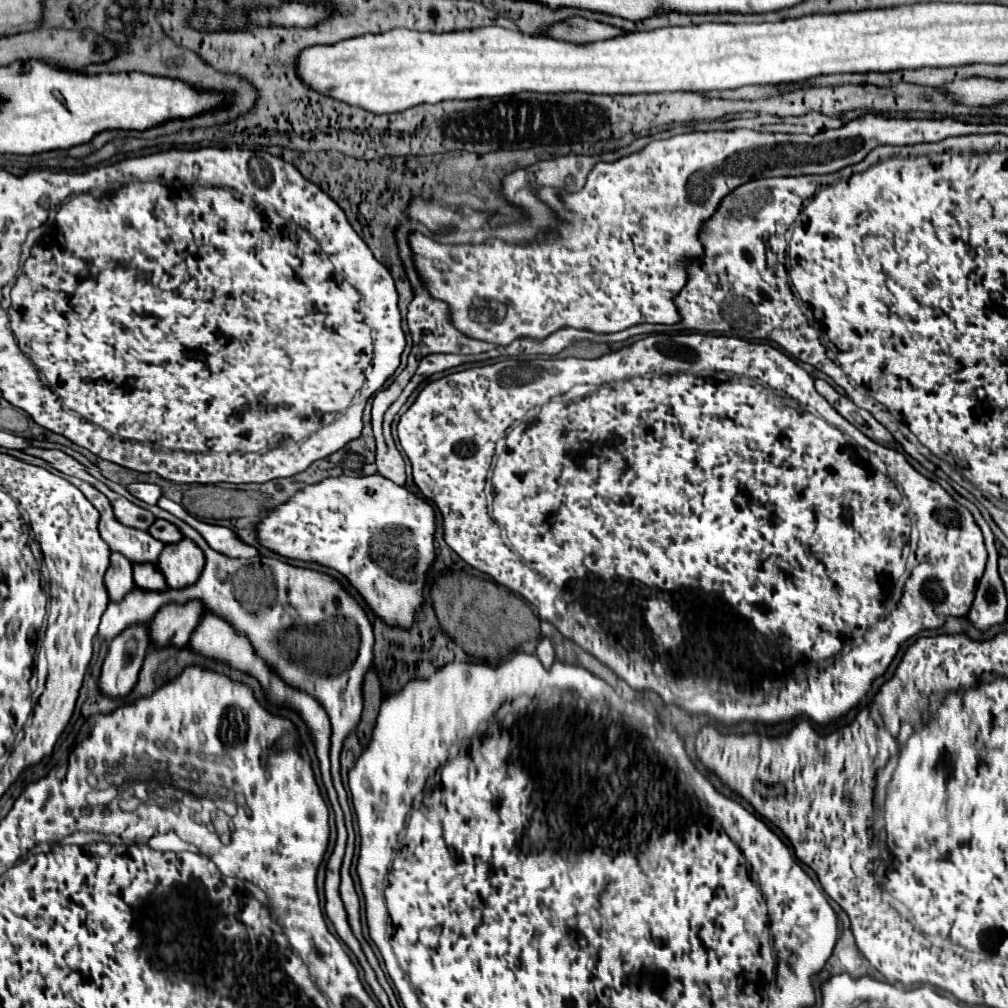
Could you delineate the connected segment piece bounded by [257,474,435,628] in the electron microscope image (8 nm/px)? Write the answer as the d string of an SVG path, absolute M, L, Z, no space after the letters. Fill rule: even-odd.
M337 476L305 486L289 502L277 506L257 526L259 540L269 550L307 562L335 568L359 590L371 610L391 626L413 624L415 600L419 600L421 574L429 572L435 560L433 508L395 482L375 476ZM381 560L407 566L407 576L397 578L385 570Z

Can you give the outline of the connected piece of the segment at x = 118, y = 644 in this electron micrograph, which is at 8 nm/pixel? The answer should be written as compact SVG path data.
M133 624L115 636L103 662L99 688L107 696L125 696L137 684L143 658L151 644L149 626Z

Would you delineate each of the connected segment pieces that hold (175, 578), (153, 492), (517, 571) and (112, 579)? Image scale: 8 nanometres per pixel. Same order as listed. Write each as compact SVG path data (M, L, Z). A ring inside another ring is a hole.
M183 538L163 548L157 566L161 566L167 586L189 586L205 568L205 554L191 538Z
M129 484L127 490L147 504L157 504L157 500L161 498L161 488L155 484Z
M701 332L651 334L643 340L633 342L631 346L603 354L601 358L593 360L559 358L557 354L541 356L543 358L527 362L509 358L485 366L473 366L429 382L419 392L411 408L401 416L397 426L399 442L407 458L411 460L412 476L417 488L423 492L427 500L431 500L439 508L443 516L445 542L469 566L483 574L489 574L497 584L509 588L511 592L521 594L539 610L539 616L543 620L557 626L557 630L565 638L577 642L583 650L593 654L631 688L637 690L637 686L645 686L645 690L651 690L657 686L665 688L667 684L675 684L681 688L681 692L685 690L685 710L689 714L707 714L721 724L737 724L743 720L779 724L801 714L807 714L811 720L825 724L857 706L857 702L867 694L873 678L881 676L887 670L901 642L915 636L923 628L939 628L947 616L965 616L969 612L969 606L975 598L975 586L987 562L983 534L977 522L973 520L971 512L965 506L959 508L959 502L955 502L937 482L919 474L905 460L903 454L873 442L853 424L849 424L815 390L813 378L797 362L793 362L789 356L785 356L771 344L747 342L737 336L713 336ZM603 382L609 384L597 386L595 392L587 396L577 396L569 404L553 400L549 402L549 398L565 394L575 384ZM869 452L875 452L885 462L887 474L881 474L871 466ZM918 542L917 566L905 582L901 602L893 610L891 600L895 582L905 572L907 556L911 553L910 545L918 545ZM857 638L863 638L863 642L859 646L853 646L849 652L843 652L843 646ZM745 678L747 682L755 680L761 688L749 694L753 698L751 702L747 698L743 700L747 706L741 704L739 694L739 690L743 690ZM687 688L695 688L699 694L691 694Z
M111 554L111 566L105 574L105 584L109 590L109 600L121 598L125 590L131 590L133 584L133 564L123 554Z

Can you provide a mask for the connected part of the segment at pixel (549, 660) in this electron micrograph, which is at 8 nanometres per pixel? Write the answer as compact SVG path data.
M541 638L541 640L539 640L535 654L537 654L537 658L541 660L541 664L543 664L545 668L549 668L549 666L553 664L553 660L555 660L555 652L553 652L553 646L551 646L551 642L549 642L547 638Z

